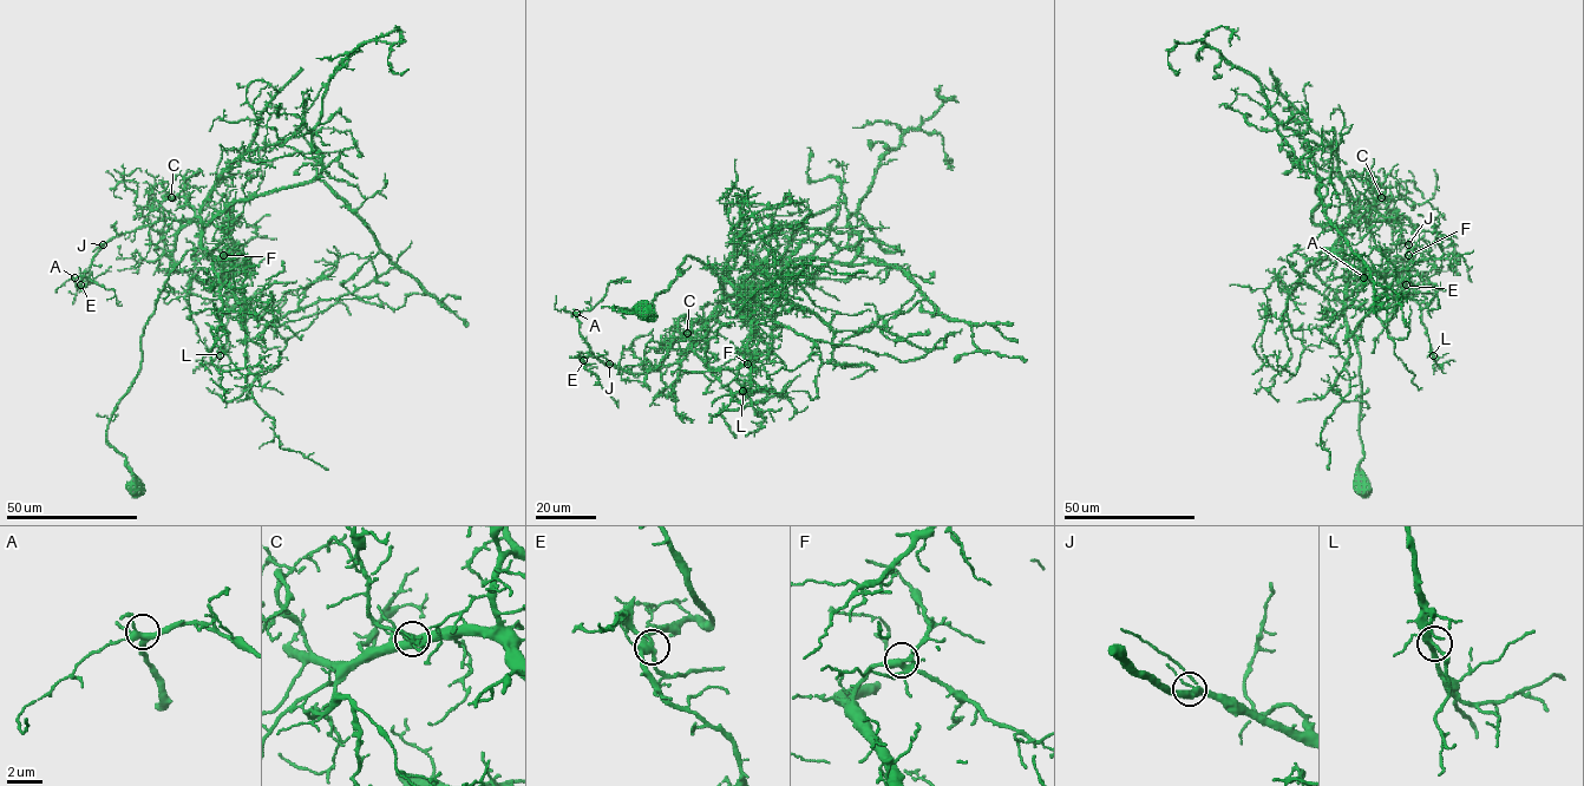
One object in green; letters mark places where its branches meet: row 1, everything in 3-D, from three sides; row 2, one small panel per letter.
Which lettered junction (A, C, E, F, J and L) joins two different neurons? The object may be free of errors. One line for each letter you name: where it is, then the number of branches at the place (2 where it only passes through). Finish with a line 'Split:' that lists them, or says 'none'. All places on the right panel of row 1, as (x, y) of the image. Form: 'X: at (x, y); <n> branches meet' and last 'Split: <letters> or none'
Split: none

